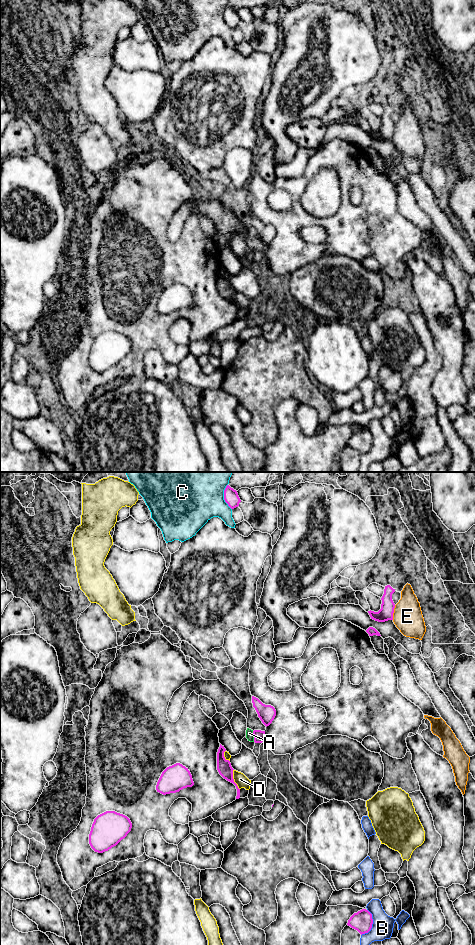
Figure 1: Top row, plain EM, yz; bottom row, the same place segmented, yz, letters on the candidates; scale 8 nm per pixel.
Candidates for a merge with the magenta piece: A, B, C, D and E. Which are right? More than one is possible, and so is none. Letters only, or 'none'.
none

